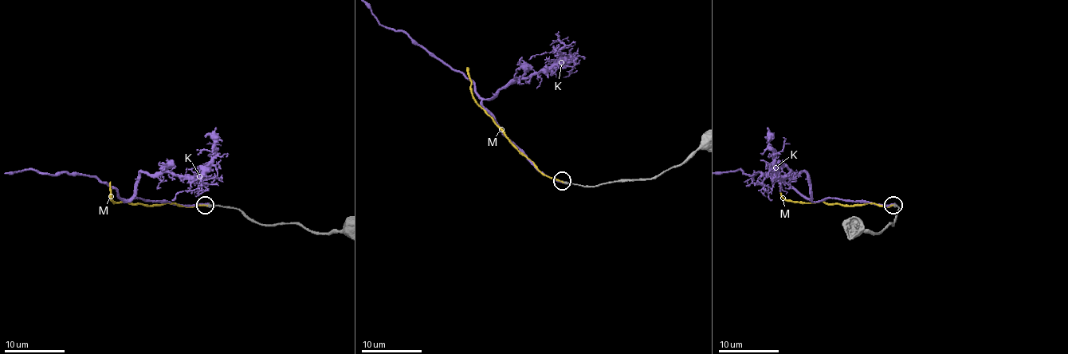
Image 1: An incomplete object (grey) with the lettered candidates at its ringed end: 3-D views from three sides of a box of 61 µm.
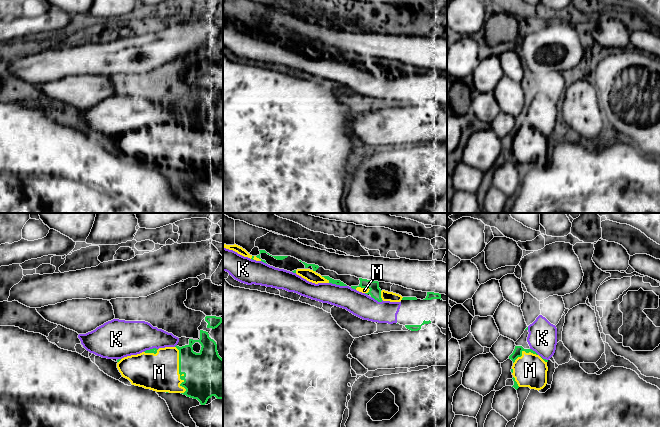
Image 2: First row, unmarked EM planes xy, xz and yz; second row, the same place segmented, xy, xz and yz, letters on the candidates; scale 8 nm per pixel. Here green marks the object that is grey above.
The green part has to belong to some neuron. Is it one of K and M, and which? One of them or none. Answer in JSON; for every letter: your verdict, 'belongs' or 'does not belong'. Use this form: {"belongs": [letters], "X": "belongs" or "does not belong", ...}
{"belongs": ["M"], "K": "does not belong", "M": "belongs"}

